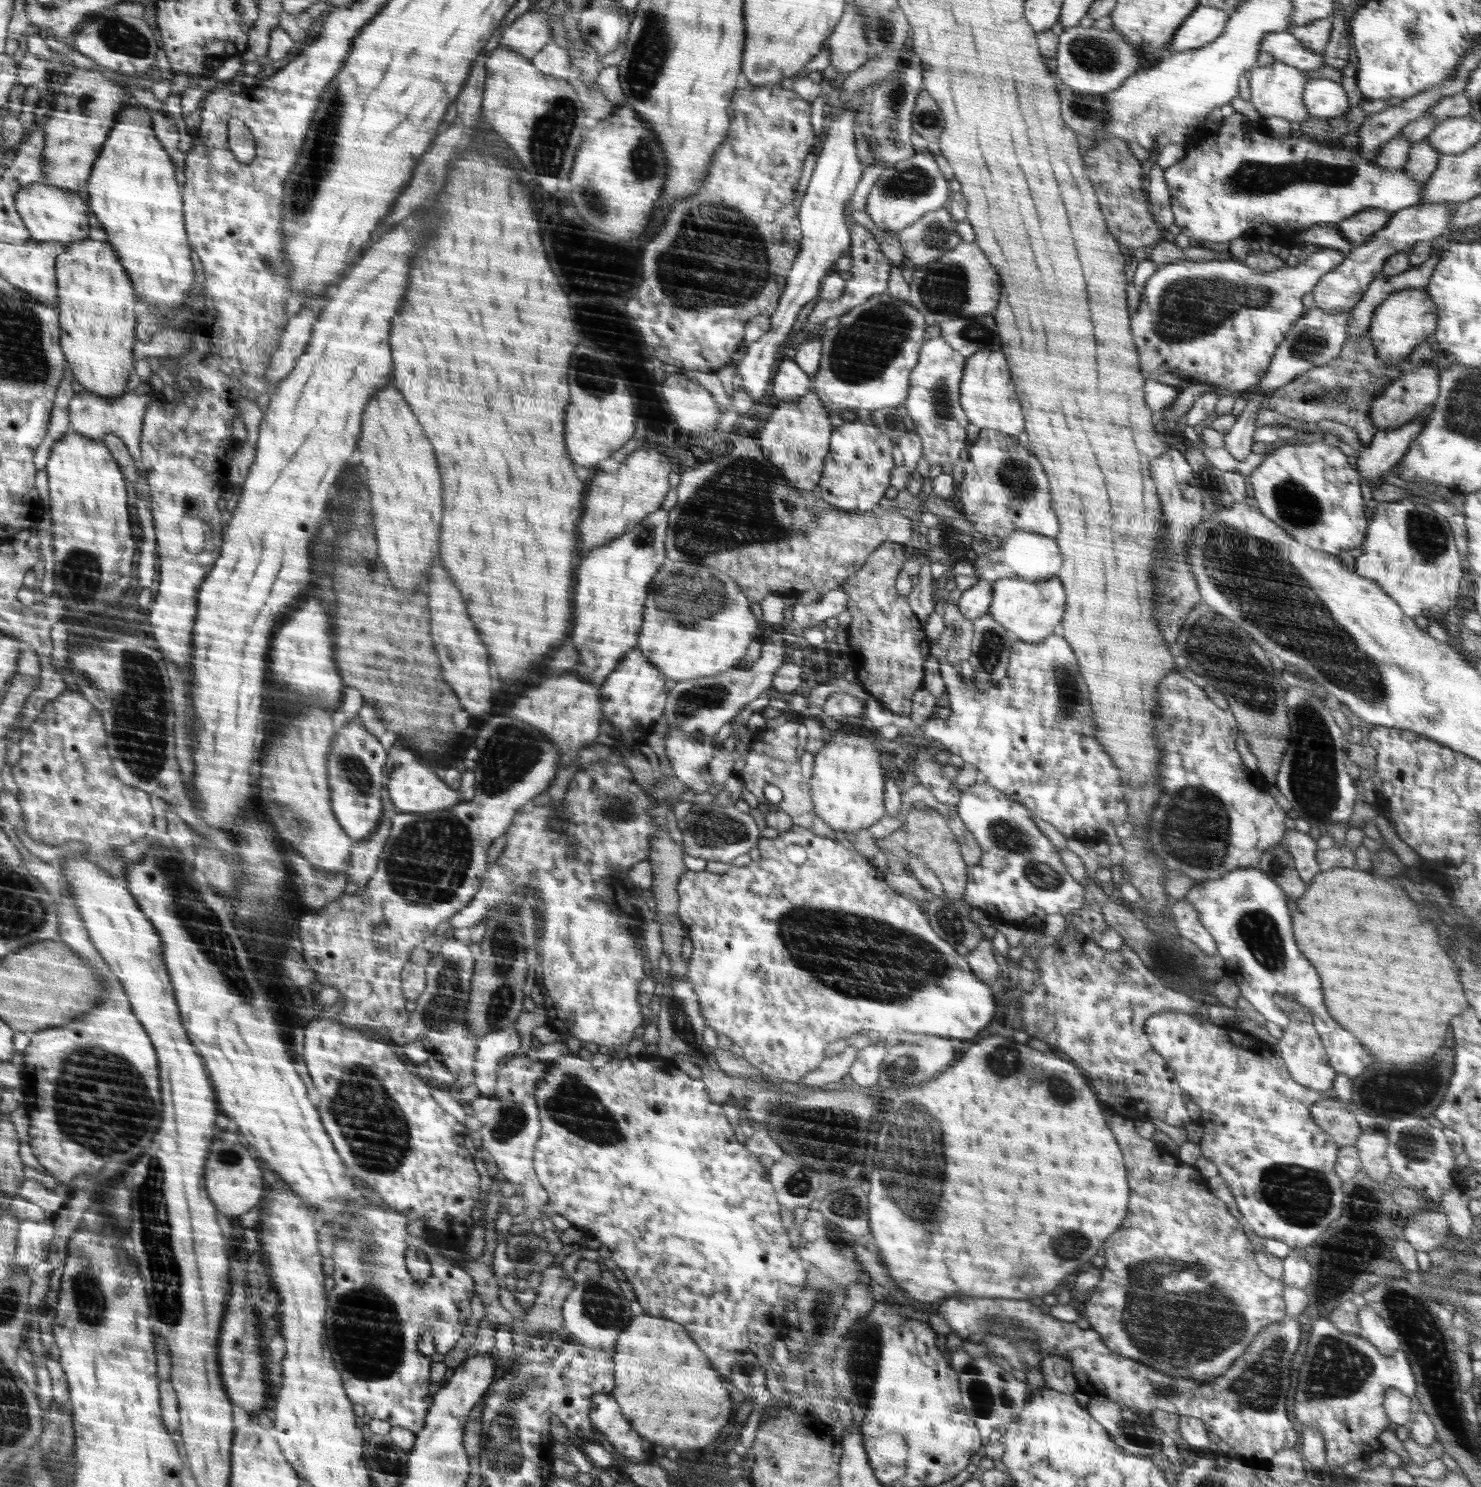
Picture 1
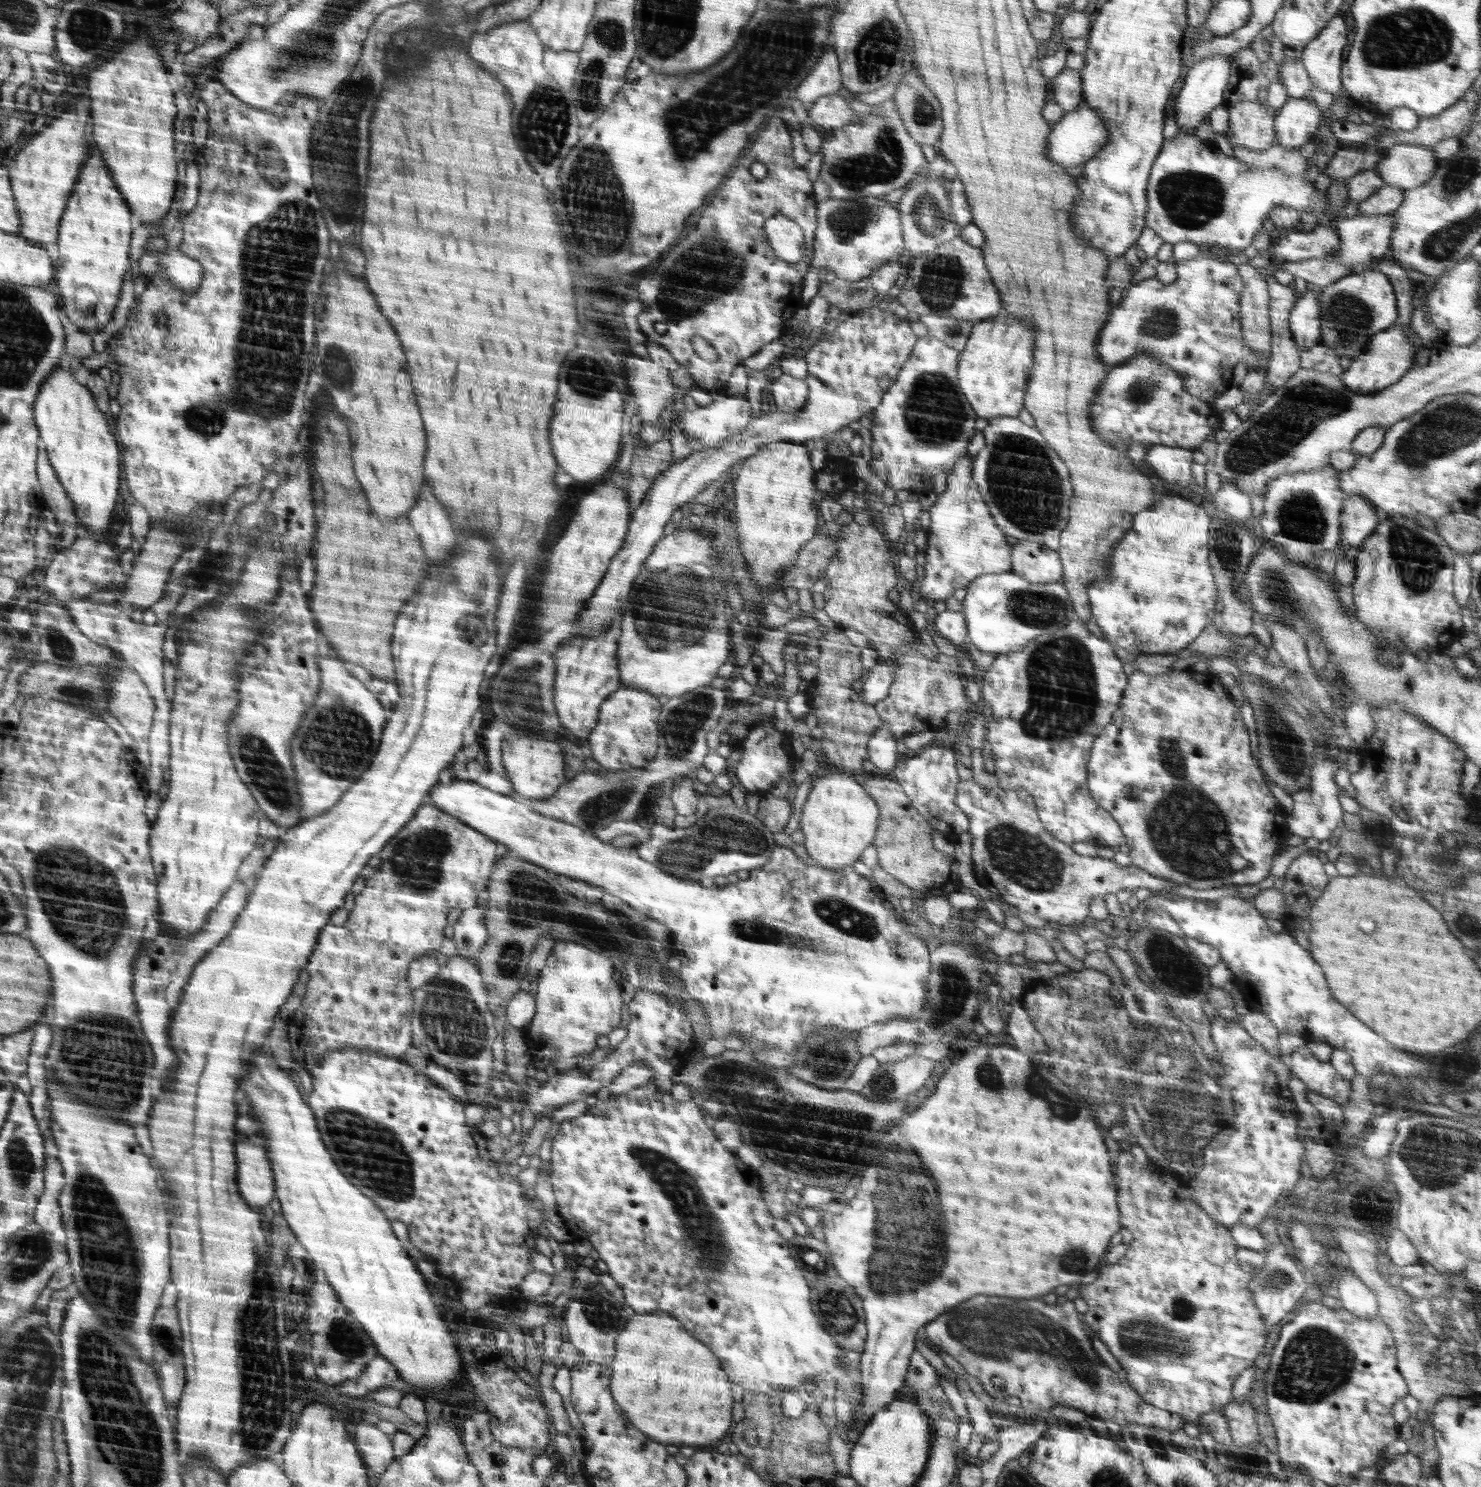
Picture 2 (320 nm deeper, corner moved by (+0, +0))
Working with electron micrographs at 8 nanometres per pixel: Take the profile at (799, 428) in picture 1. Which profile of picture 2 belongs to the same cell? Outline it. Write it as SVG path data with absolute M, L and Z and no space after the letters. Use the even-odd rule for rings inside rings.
M780 441L760 446L757 454L750 456L739 467L729 484L735 501L736 523L734 529L738 535L738 546L748 565L748 570L760 592L779 583L781 572L799 558L799 552L816 532L819 508L814 504L814 470L810 464L810 454L806 448L794 441Z

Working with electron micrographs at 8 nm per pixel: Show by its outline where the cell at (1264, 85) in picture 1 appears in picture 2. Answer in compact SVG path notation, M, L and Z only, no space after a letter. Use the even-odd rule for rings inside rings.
M1238 100L1229 107L1230 124L1223 133L1230 148L1242 146L1250 150L1268 150L1274 144L1274 113L1269 104L1264 107L1260 101Z

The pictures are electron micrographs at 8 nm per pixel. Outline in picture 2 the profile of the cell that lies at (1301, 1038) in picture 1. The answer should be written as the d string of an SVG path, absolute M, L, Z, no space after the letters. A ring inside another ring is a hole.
M1306 1045L1295 1048L1289 1055L1292 1072L1308 1089L1341 1105L1348 1102L1351 1084L1342 1080L1334 1062L1316 1059Z

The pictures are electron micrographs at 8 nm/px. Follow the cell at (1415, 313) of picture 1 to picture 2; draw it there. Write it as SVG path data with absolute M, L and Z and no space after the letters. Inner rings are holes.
M1394 324L1394 326L1374 334L1362 355L1352 359L1350 367L1339 378L1342 385L1354 394L1378 393L1393 386L1404 377L1404 374L1415 365L1415 355L1412 343L1402 331L1402 327Z

